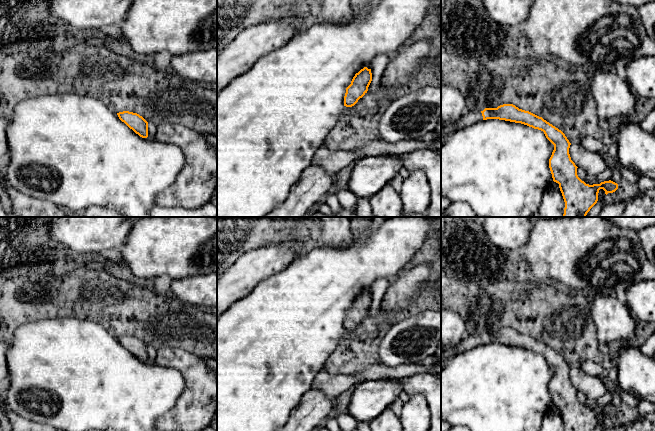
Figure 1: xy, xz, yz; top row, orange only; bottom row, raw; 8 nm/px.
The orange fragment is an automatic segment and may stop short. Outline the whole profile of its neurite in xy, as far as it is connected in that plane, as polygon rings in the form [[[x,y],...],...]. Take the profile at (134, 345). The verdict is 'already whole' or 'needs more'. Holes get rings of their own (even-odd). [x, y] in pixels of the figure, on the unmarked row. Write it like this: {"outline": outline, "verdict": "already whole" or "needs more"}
{"outline": [[[123,335],[117,337],[119,343],[142,362],[148,361],[148,346],[139,338]]], "verdict": "already whole"}

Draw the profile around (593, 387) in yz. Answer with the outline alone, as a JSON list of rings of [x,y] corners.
[[[571,368],[569,378],[575,389],[584,393],[588,399],[596,400],[608,392],[601,377],[590,376],[579,368]]]

